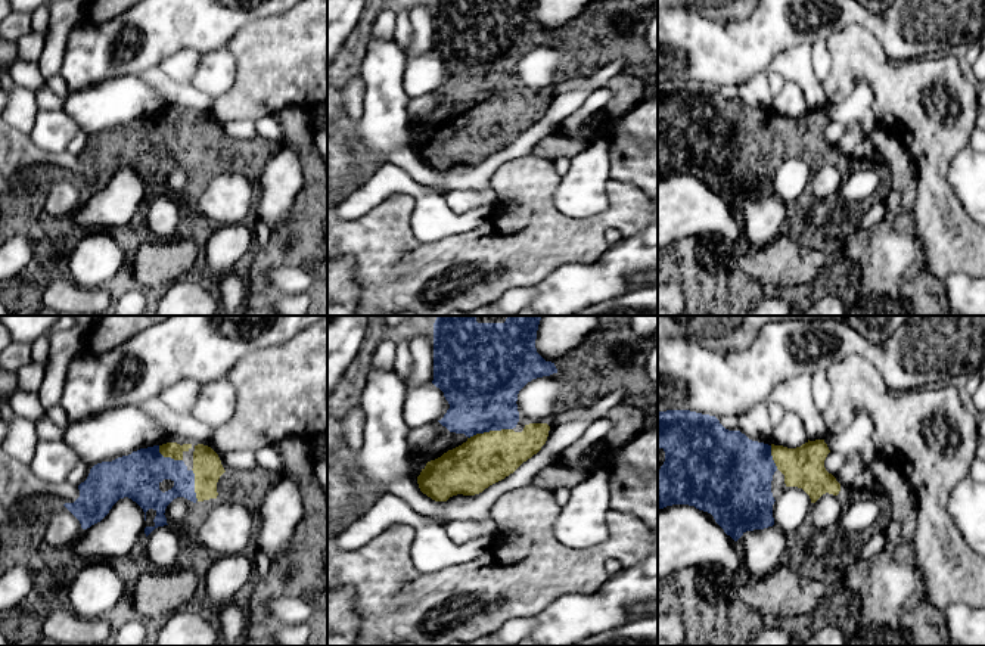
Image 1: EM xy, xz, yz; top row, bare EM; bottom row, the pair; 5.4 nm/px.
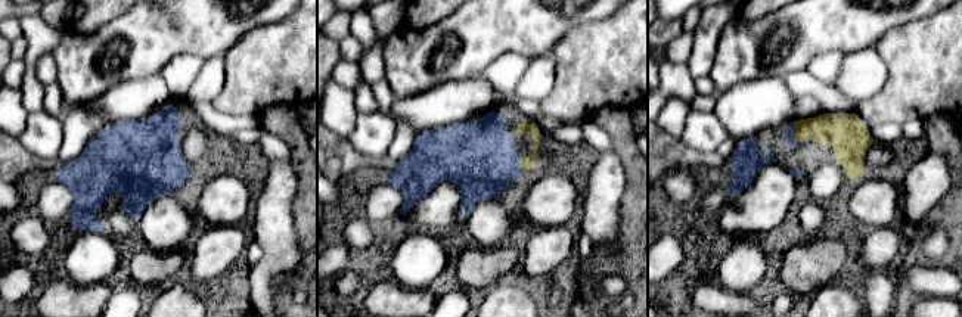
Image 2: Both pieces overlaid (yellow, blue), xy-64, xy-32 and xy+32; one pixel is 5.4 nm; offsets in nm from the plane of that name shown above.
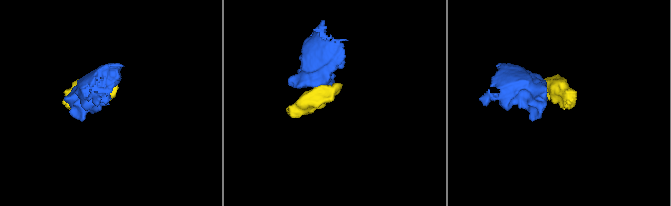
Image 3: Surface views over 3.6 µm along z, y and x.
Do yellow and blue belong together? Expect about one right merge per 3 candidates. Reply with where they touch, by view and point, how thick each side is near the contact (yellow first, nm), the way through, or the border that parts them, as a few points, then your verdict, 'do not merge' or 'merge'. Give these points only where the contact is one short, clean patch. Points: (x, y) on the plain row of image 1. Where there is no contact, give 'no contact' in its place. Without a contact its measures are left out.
meets yellow in xz at (490, 101); 280 nm thick on the yellow side, 400 nm on the other; runs through xz (484, 129), (490, 123), (490, 101), (481, 56); merge

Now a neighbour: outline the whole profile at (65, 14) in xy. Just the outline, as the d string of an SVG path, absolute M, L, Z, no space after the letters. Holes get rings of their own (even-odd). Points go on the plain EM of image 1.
M59 0L49 3L50 24L44 37L44 47L37 60L44 80L59 75L65 58L68 35L86 19L86 0Z

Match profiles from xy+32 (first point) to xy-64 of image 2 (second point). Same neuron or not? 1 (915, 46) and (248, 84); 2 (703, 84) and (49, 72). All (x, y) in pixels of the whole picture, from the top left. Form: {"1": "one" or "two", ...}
{"1": "one", "2": "two"}

